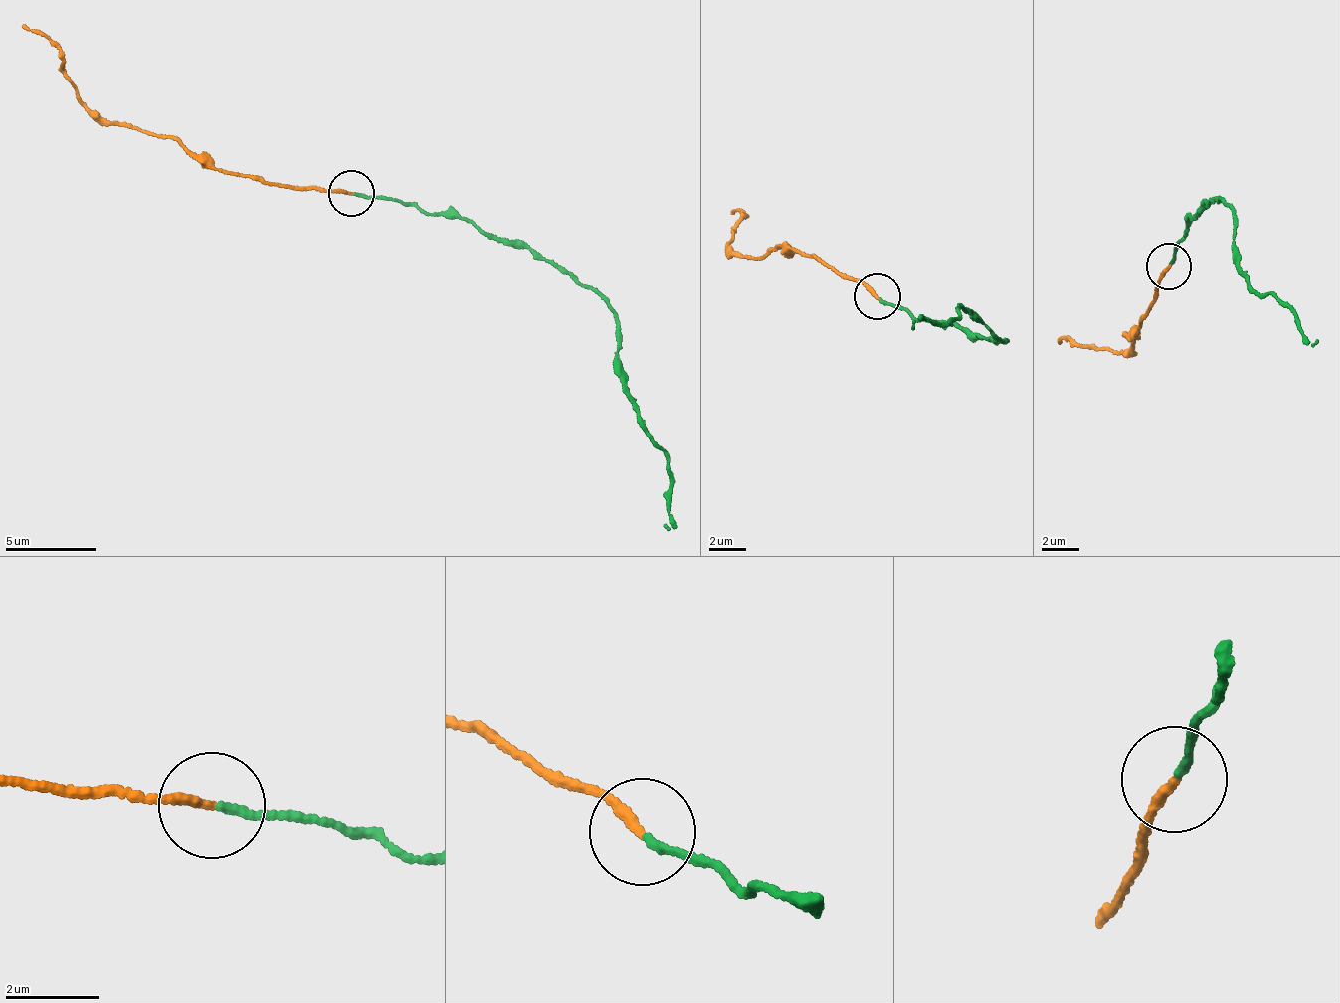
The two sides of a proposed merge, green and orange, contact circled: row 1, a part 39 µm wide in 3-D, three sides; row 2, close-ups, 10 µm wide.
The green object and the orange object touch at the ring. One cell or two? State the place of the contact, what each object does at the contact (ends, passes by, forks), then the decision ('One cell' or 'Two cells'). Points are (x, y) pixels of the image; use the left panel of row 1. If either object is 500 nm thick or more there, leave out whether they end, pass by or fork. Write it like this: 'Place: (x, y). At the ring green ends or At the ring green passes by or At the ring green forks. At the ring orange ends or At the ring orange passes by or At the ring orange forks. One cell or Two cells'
Place: (351, 193). At the ring green ends. At the ring orange ends. Two cells

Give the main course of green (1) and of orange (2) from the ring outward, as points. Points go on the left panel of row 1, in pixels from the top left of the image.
1: (351, 195), (457, 211), (488, 235), (523, 238), (610, 306), (618, 373), (671, 473), (664, 522)
2: (351, 195), (219, 173), (169, 135), (145, 135), (110, 123), (83, 102), (55, 46), (20, 27)

